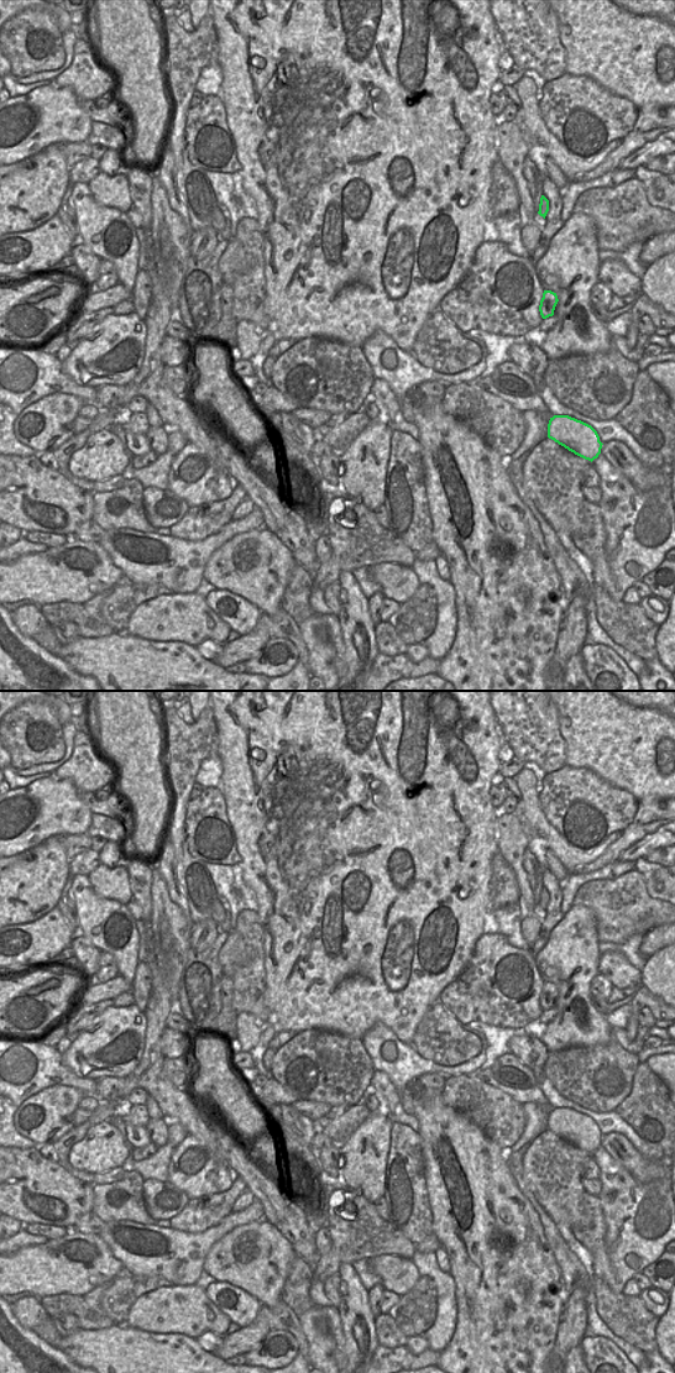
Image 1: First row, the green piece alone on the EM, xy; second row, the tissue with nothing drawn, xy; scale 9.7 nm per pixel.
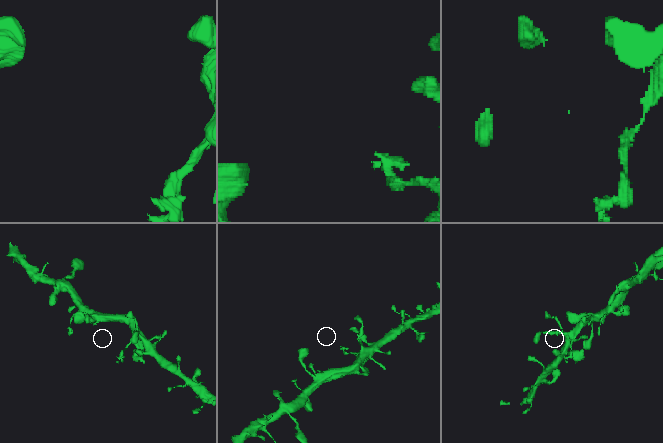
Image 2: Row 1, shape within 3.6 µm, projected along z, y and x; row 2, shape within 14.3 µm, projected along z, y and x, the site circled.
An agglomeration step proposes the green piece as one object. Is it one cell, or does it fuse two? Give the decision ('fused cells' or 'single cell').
single cell

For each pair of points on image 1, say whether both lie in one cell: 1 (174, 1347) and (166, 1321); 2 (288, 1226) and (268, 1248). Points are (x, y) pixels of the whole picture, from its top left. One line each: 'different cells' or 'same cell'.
1: different cells
2: different cells

